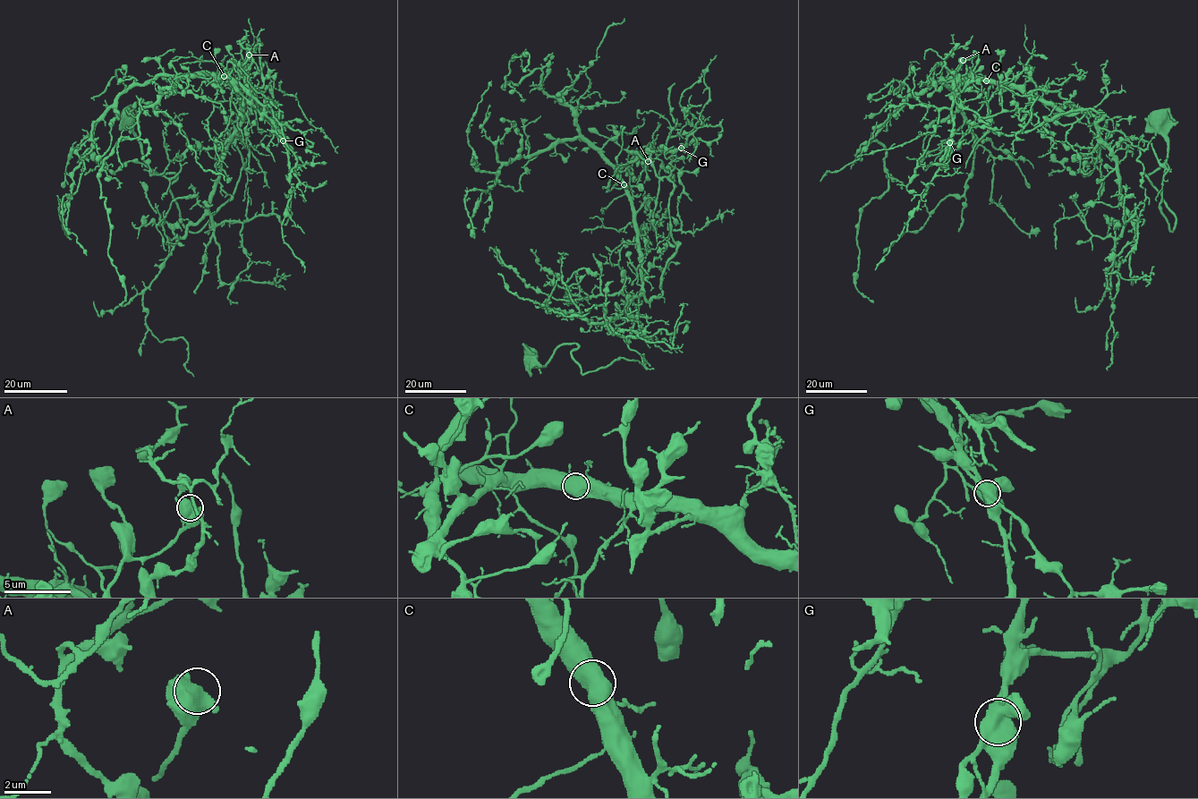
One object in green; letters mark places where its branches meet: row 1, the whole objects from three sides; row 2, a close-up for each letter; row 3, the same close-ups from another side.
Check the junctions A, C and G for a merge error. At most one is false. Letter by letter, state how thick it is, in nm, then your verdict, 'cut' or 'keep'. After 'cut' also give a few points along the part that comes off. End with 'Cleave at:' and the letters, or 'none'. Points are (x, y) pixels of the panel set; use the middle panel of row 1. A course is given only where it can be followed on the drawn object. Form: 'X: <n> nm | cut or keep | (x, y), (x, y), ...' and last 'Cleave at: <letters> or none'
A: 600 nm | keep
C: 600 nm | keep
G: 650 nm | keep
Cleave at: none

